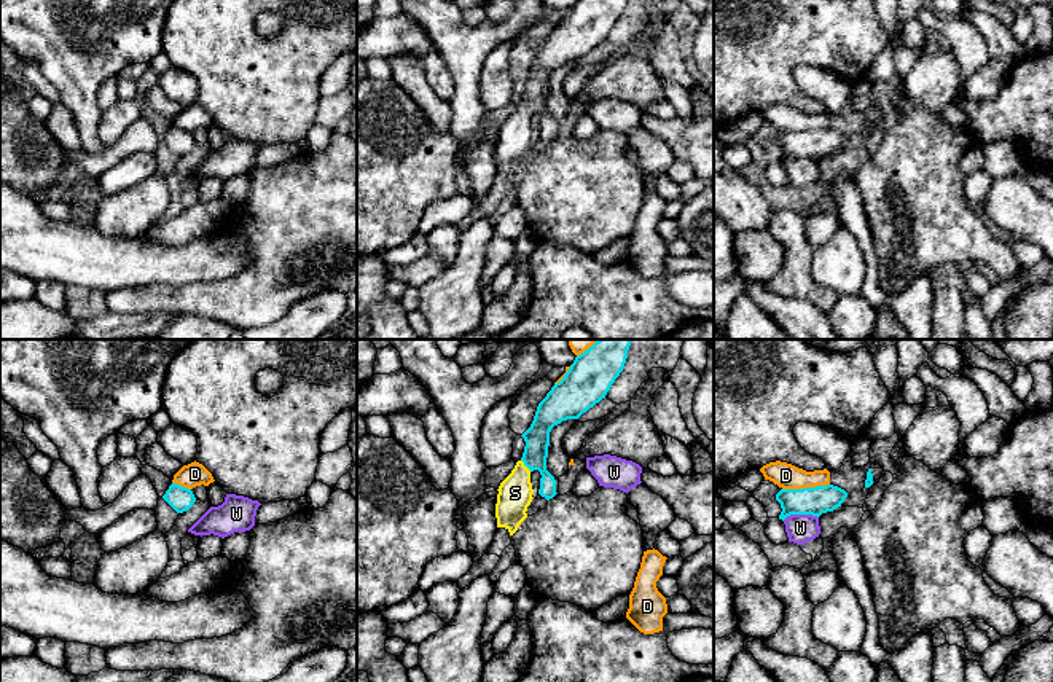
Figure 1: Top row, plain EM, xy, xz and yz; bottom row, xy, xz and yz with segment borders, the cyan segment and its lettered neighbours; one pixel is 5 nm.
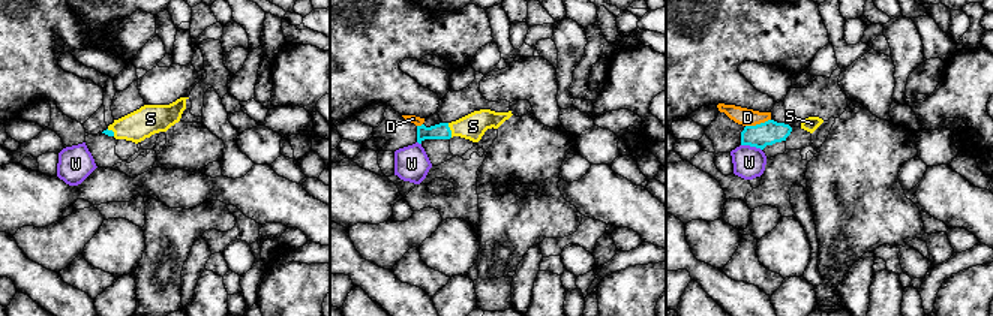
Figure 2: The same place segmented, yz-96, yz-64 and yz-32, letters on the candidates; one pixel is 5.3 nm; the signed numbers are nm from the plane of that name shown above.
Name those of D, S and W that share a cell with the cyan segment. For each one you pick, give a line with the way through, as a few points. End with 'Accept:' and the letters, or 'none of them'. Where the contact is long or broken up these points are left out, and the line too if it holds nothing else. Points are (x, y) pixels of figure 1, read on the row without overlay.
S: across xz (537, 80), (536, 97), (526, 109), (515, 136)
Accept: S

